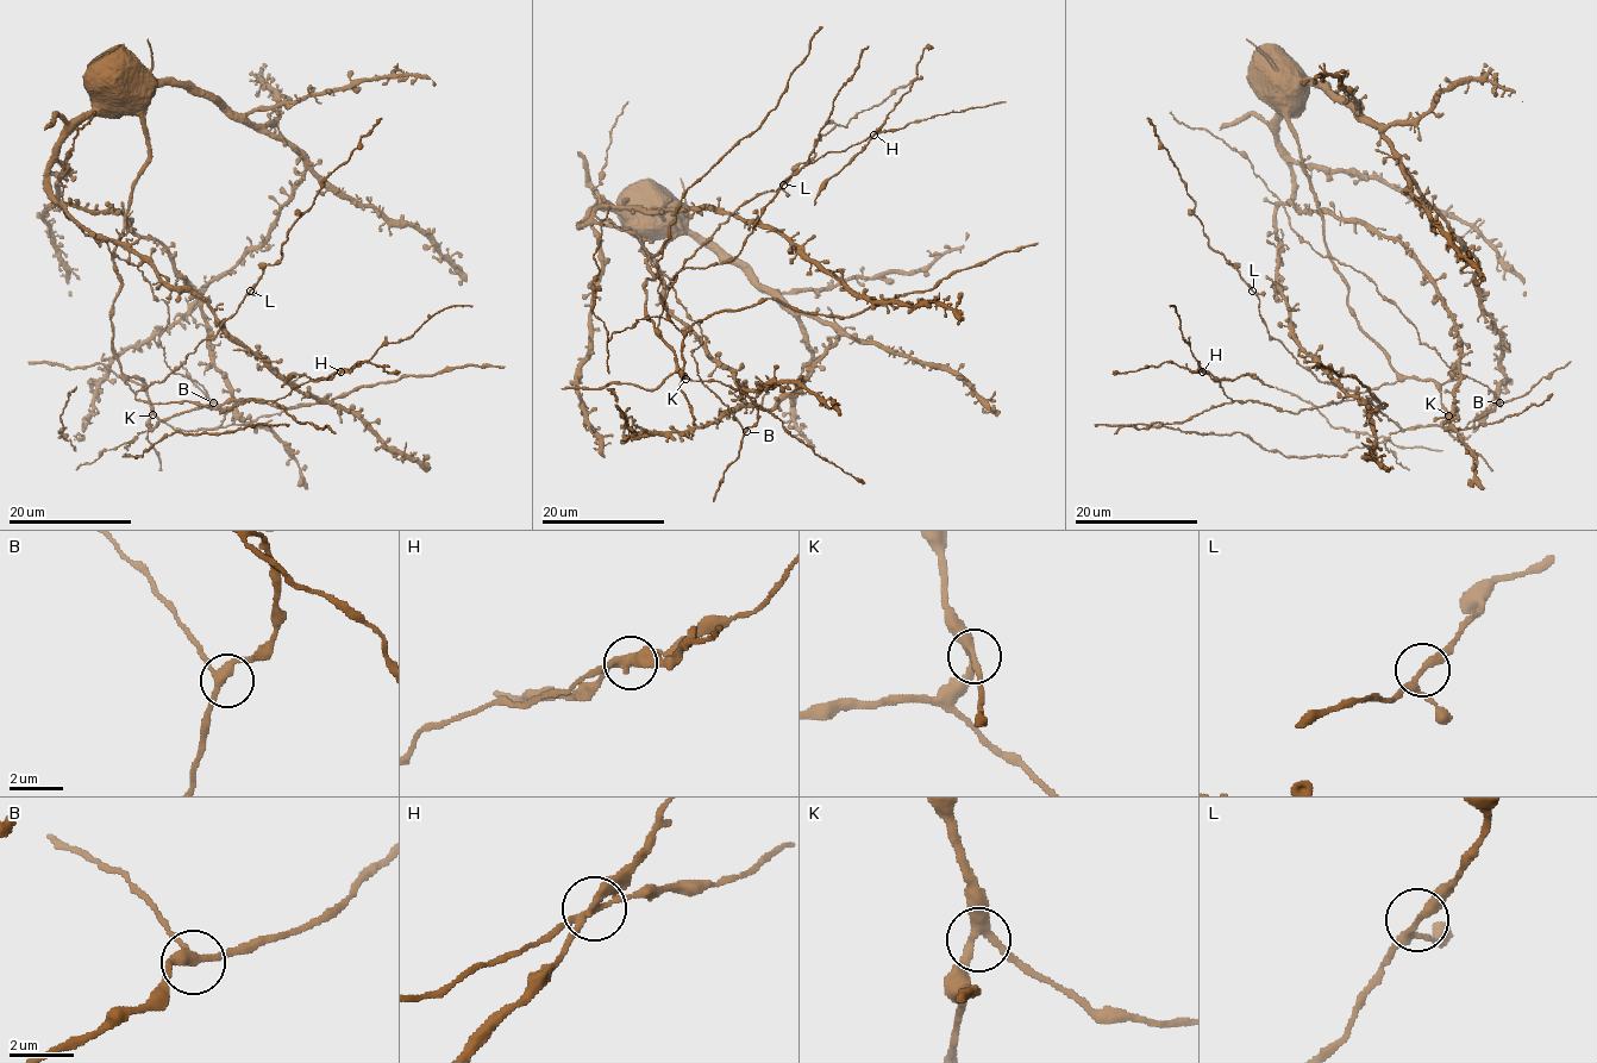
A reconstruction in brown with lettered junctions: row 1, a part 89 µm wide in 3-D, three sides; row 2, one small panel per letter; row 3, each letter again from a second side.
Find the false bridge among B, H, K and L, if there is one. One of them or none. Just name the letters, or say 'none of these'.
H

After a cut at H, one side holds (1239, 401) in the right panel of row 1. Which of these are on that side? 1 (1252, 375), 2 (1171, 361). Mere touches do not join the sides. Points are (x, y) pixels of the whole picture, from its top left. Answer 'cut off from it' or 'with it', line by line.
1: cut off from it
2: cut off from it

